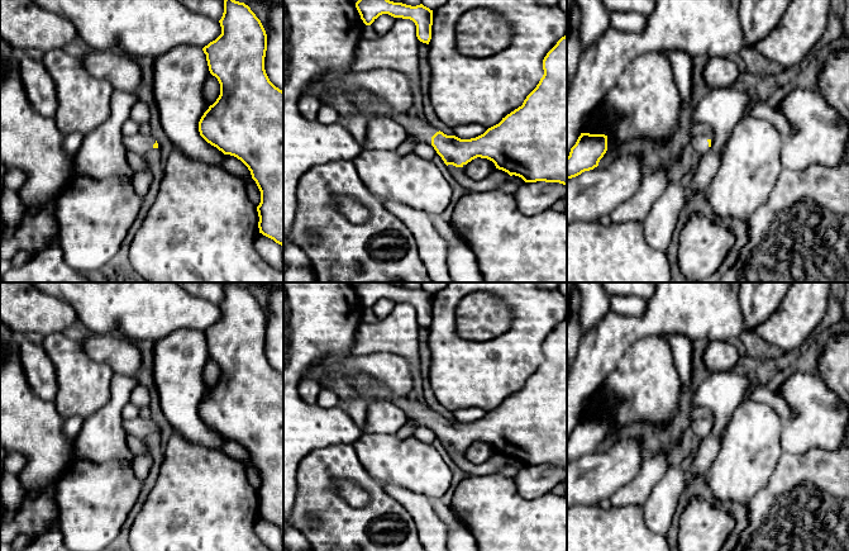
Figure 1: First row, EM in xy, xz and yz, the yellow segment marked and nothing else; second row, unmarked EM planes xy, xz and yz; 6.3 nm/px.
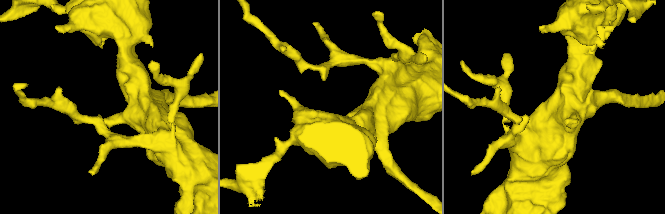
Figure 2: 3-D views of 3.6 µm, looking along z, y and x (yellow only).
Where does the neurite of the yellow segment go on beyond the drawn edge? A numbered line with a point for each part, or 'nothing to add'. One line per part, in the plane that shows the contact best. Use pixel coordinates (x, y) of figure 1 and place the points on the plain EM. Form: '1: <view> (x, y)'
1: xz (423, 414)

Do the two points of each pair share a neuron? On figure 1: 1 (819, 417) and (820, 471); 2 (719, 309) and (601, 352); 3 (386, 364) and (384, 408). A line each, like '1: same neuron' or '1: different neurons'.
1: different neurons
2: same neuron
3: different neurons

